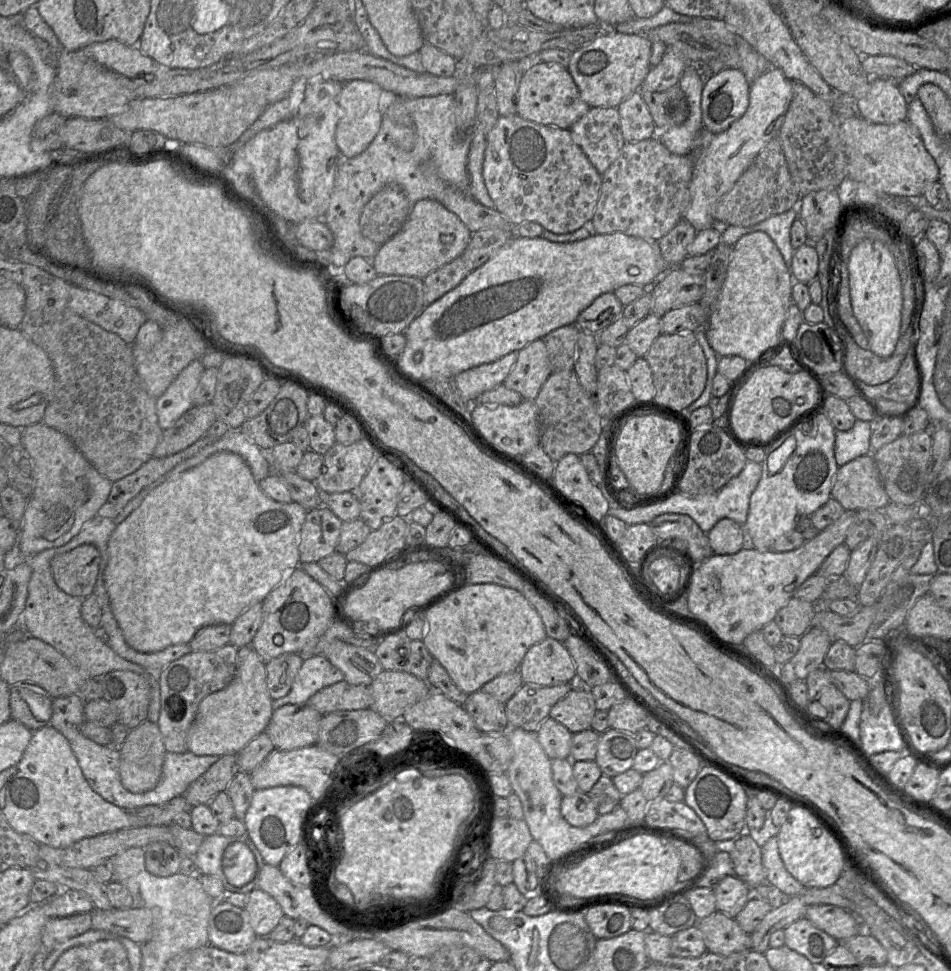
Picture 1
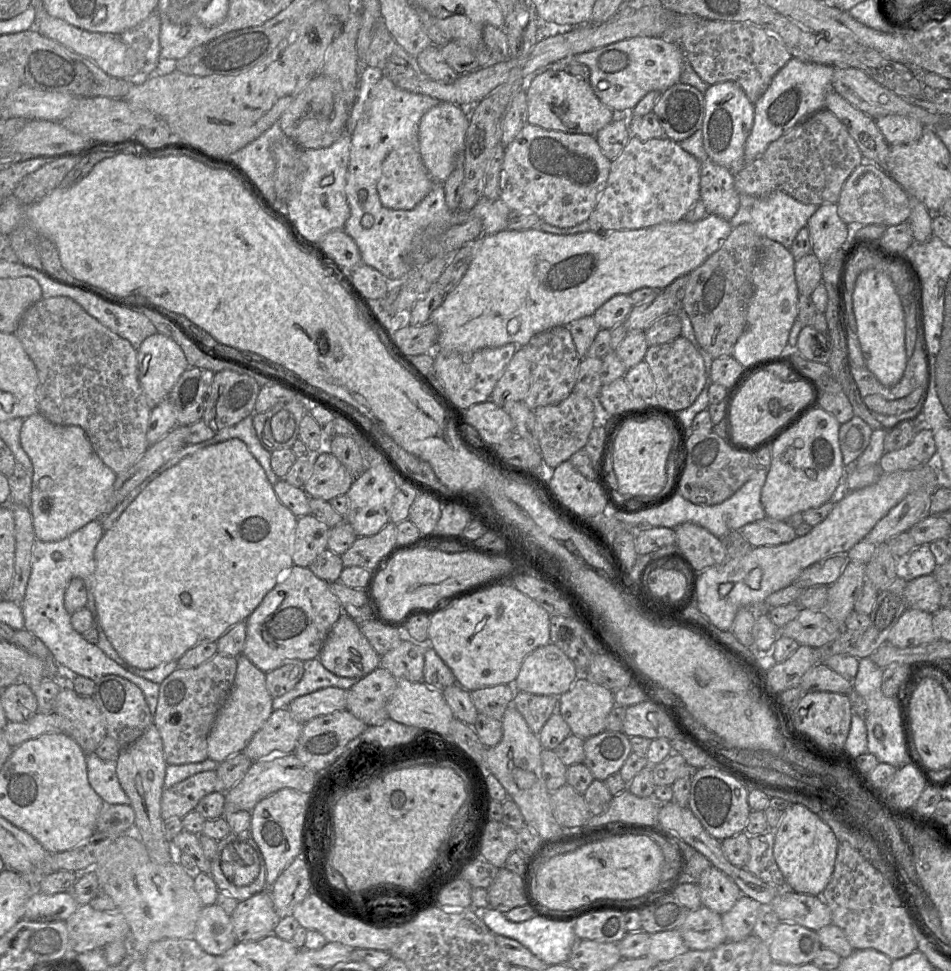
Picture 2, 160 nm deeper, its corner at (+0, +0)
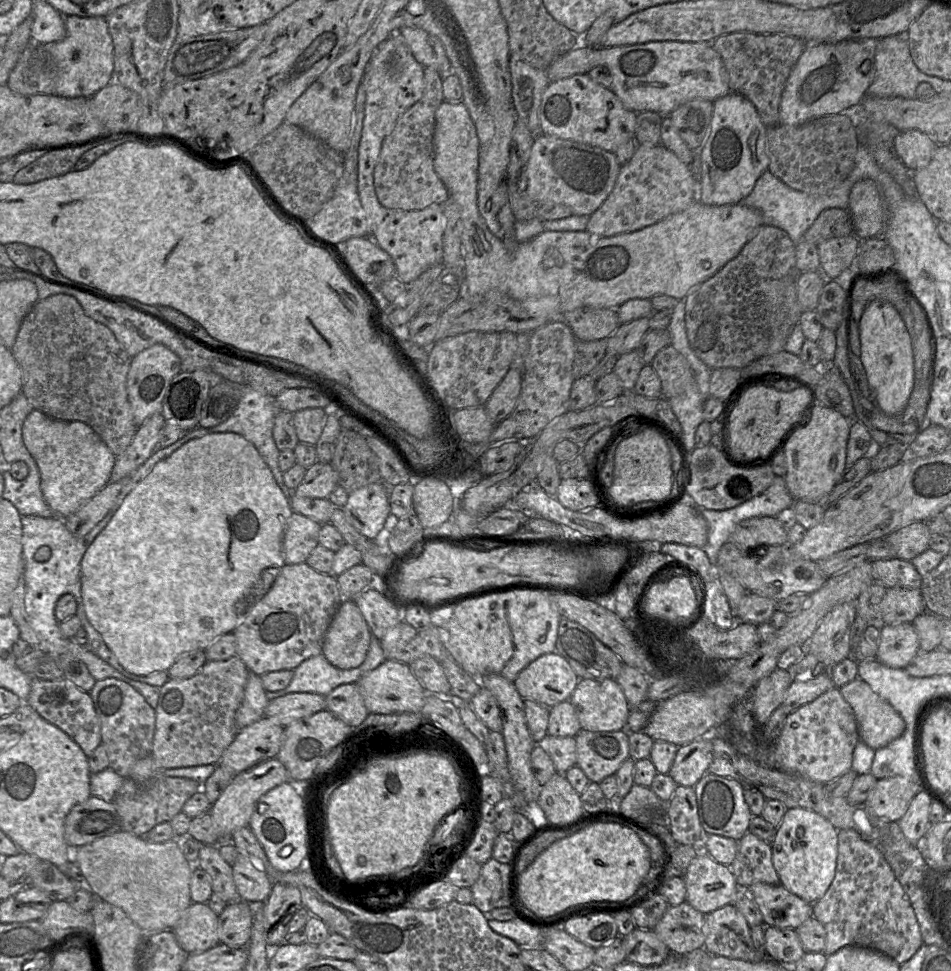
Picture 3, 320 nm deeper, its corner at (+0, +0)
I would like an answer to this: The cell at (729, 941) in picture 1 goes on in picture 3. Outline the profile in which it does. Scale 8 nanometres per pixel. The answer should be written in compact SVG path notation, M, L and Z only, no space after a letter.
M685 901L677 906L669 906L653 931L667 945L672 955L684 955L704 947L704 923L705 914Z

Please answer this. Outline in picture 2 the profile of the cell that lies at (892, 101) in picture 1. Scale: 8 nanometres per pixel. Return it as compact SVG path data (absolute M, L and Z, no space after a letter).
M901 115L882 116L875 122L890 146L916 142L924 129L917 119Z

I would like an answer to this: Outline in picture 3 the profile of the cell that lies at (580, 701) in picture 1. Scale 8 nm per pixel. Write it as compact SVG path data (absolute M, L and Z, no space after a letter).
M613 678L580 679L569 701L581 730L602 732L626 728L629 704L621 686Z

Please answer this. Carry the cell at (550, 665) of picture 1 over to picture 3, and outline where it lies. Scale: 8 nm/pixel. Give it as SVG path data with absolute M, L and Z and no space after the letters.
M553 652L541 655L526 666L514 685L524 700L551 708L569 700L579 680L566 659Z

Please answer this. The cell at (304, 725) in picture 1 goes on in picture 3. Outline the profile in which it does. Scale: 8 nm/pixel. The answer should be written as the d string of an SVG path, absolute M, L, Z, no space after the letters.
M264 716L238 731L216 765L227 767L238 774L257 762L277 758L283 732L284 727Z

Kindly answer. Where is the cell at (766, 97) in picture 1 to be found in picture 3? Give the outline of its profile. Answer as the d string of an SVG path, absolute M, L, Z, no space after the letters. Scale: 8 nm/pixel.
M878 39L808 44L793 67L780 102L780 124L801 125L812 119L846 112L859 105L875 77Z

